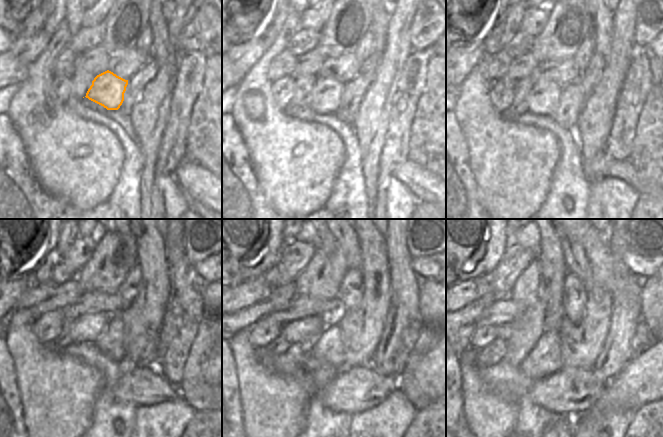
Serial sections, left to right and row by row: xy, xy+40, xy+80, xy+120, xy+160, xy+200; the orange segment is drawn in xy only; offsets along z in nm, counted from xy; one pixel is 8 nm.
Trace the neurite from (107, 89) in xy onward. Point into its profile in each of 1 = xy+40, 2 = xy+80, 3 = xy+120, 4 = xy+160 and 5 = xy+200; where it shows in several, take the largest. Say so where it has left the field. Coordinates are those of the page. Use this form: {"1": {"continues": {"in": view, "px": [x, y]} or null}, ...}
{"1": {"continues": {"in": "xy+40", "px": [324, 98]}}, "2": {"continues": {"in": "xy+80", "px": [543, 99]}}, "3": {"continues": {"in": "xy+120", "px": [87, 328]}}, "4": {"continues": {"in": "xy+160", "px": [308, 329]}}, "5": {"continues": {"in": "xy+200", "px": [494, 353]}}}

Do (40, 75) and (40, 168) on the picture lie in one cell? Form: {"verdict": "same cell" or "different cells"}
{"verdict": "same cell"}

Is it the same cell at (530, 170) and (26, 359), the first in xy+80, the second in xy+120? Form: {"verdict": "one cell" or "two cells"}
{"verdict": "one cell"}

